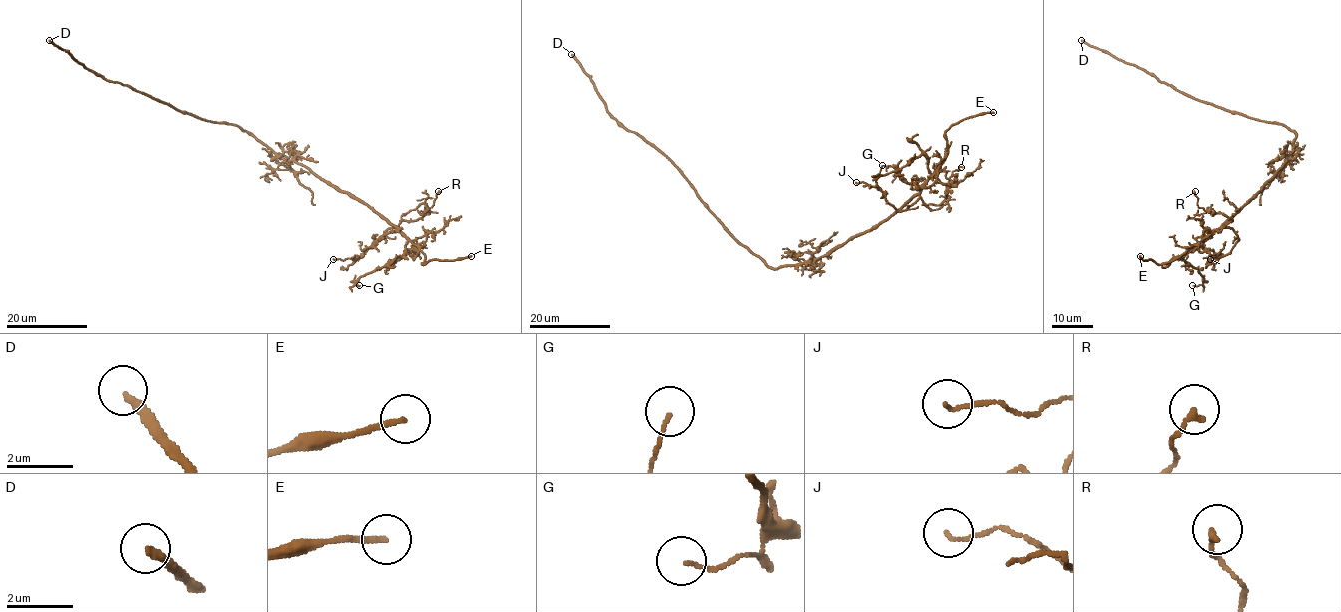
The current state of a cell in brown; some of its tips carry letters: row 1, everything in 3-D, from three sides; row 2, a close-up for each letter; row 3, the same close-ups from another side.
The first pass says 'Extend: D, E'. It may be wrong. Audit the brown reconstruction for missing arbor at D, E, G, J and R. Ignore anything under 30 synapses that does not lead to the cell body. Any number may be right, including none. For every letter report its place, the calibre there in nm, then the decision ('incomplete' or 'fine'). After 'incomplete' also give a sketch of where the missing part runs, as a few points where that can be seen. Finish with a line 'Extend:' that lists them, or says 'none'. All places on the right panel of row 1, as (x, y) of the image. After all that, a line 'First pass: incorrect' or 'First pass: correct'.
D: place (1081, 40); calibre 240 nm; incomplete
E: place (1140, 256); calibre 180 nm; incomplete; course (1140, 256), (1150, 250), (1161, 252), (1169, 260)
G: place (1192, 285); calibre 100 nm; fine
J: place (1210, 259); calibre 90 nm; fine
R: place (1195, 191); calibre 180 nm; fine
Extend: D, E
First pass: correct

